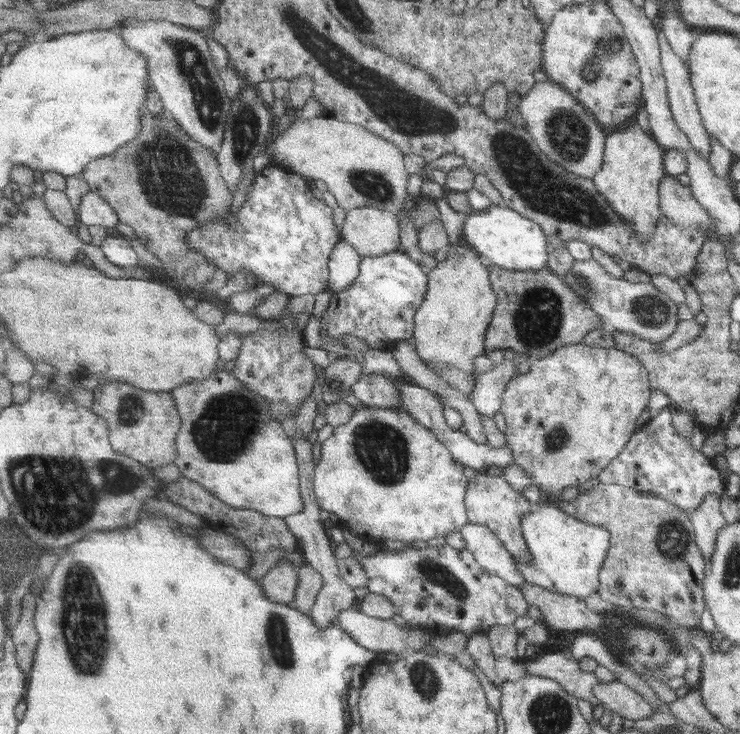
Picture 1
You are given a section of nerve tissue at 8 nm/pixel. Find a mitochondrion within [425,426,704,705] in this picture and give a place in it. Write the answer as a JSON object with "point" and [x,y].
{"point":[672,539]}

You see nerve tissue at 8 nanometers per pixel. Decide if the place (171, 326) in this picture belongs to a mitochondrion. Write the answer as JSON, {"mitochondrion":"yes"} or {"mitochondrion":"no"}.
{"mitochondrion":"no"}

